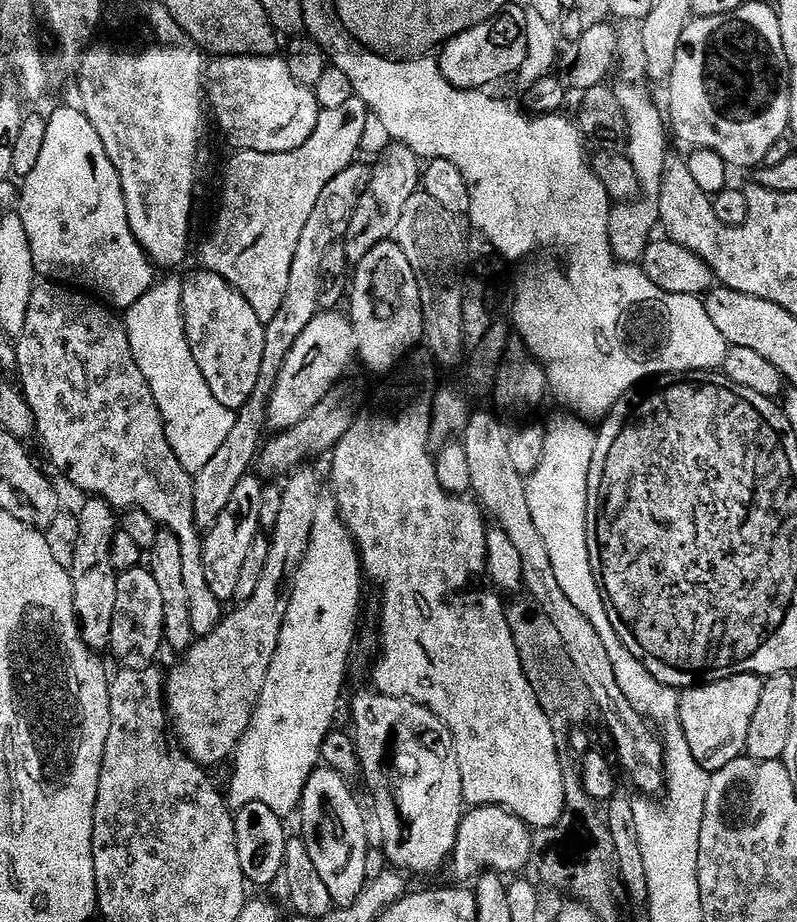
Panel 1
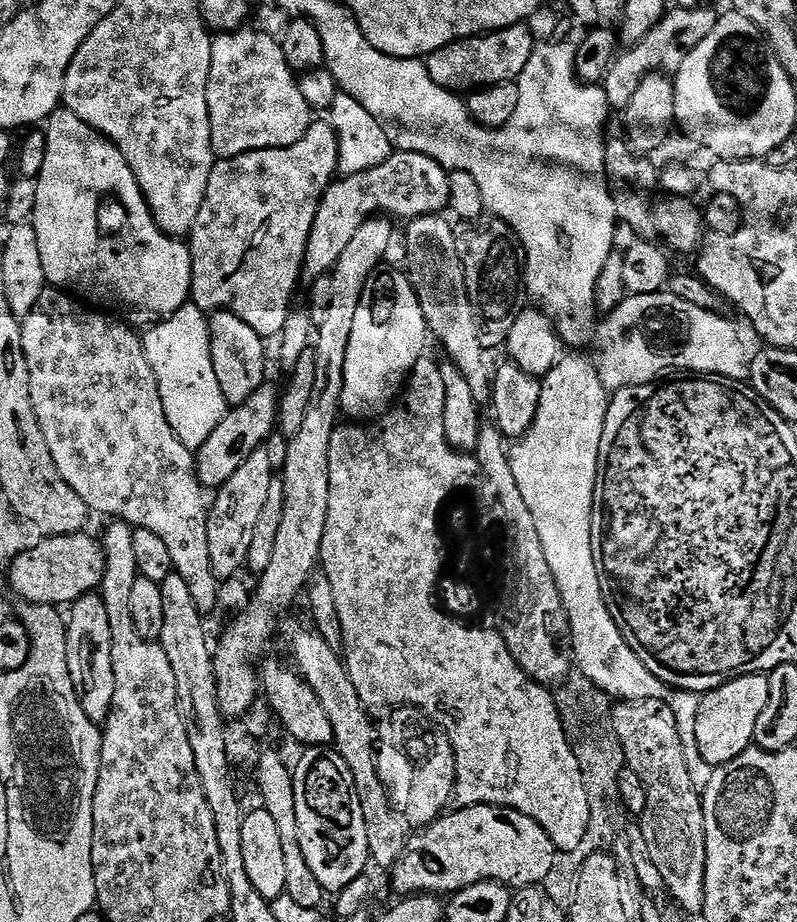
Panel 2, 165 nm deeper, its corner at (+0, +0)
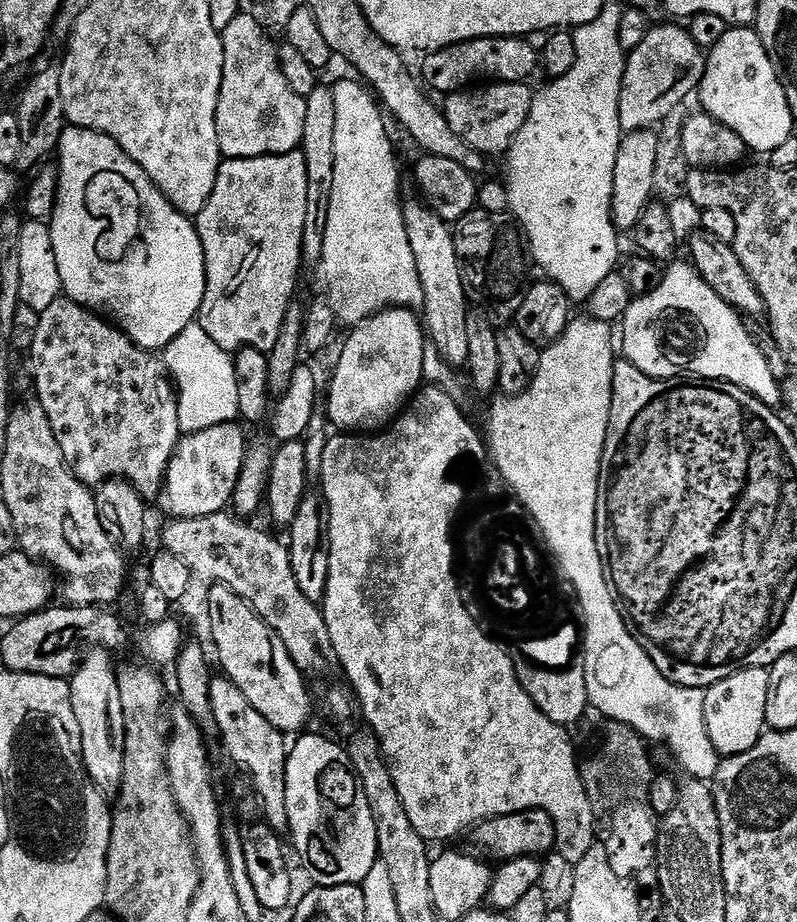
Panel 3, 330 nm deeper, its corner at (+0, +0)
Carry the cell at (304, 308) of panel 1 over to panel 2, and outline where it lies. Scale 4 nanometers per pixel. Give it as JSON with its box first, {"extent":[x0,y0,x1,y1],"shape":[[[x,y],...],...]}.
{"extent":[303,151,450,282],"shape":[[[393,151],[386,162],[376,168],[337,179],[320,199],[308,248],[304,252],[303,279],[311,282],[329,275],[336,267],[342,250],[350,246],[354,234],[358,234],[360,227],[377,213],[407,222],[419,216],[443,213],[449,207],[449,198],[450,176],[447,167],[417,152]]]}

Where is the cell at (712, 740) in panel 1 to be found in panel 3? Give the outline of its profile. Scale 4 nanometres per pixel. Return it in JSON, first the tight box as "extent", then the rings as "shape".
{"extent":[704,668,770,758],"shape":[[[743,668],[718,682],[704,694],[704,717],[710,742],[721,758],[740,757],[759,742],[766,732],[766,694],[770,690],[769,669]]]}

